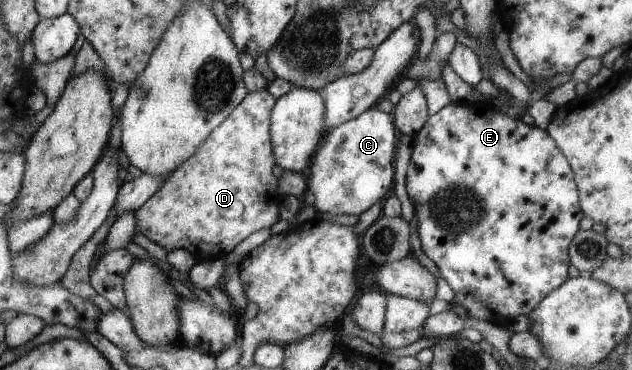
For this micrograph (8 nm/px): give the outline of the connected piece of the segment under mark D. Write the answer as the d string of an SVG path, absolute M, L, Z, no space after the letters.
M265 88L247 92L229 115L206 135L193 155L167 175L145 203L133 212L136 231L167 252L185 249L198 262L221 258L254 231L263 227L267 229L277 222L277 209L283 195L277 192L278 179L271 172L275 160L268 130L270 111L275 100Z

